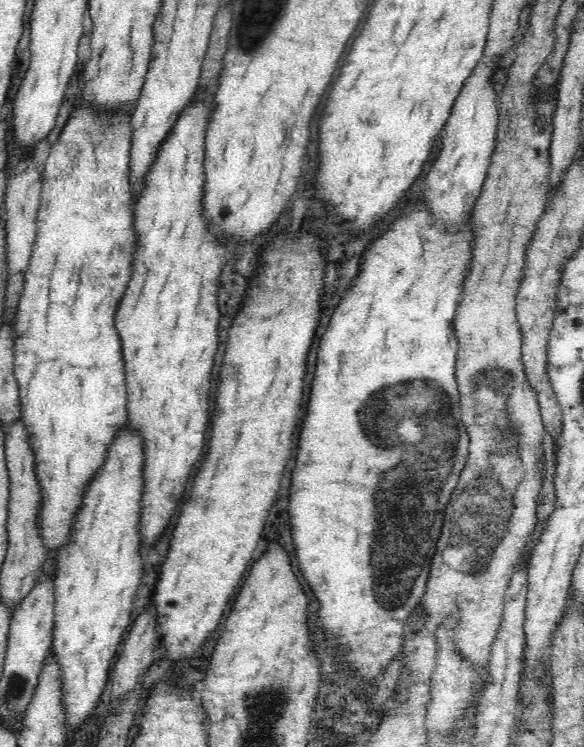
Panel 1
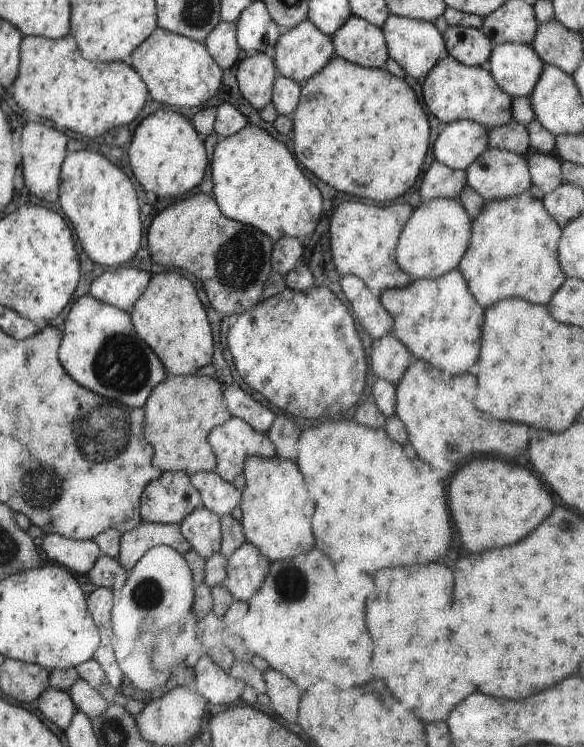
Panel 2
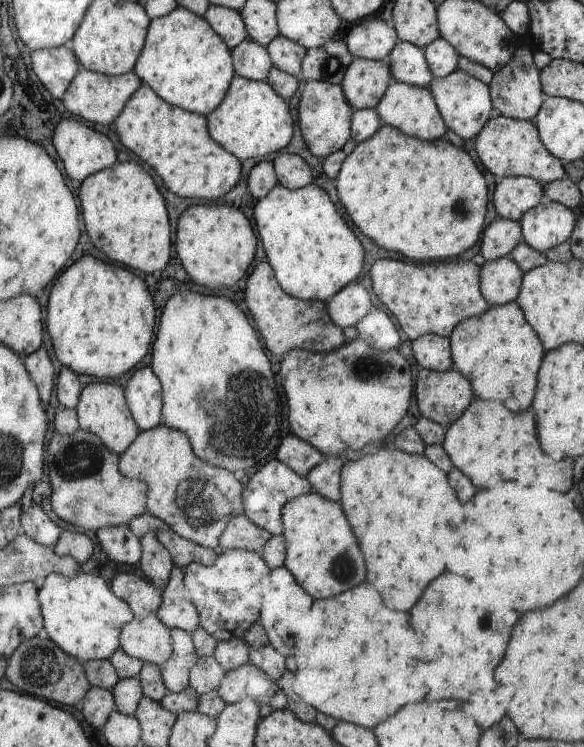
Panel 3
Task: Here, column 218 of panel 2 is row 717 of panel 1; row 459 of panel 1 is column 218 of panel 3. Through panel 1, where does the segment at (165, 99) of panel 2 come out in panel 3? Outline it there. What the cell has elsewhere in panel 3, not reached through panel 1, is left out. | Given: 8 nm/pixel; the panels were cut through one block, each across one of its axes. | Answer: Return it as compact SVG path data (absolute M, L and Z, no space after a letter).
M235 75L230 89L218 108L206 117L208 134L224 150L231 151L236 158L262 158L266 154L280 152L286 148L294 136L294 118L286 100L282 100L272 86L264 81L253 81Z

